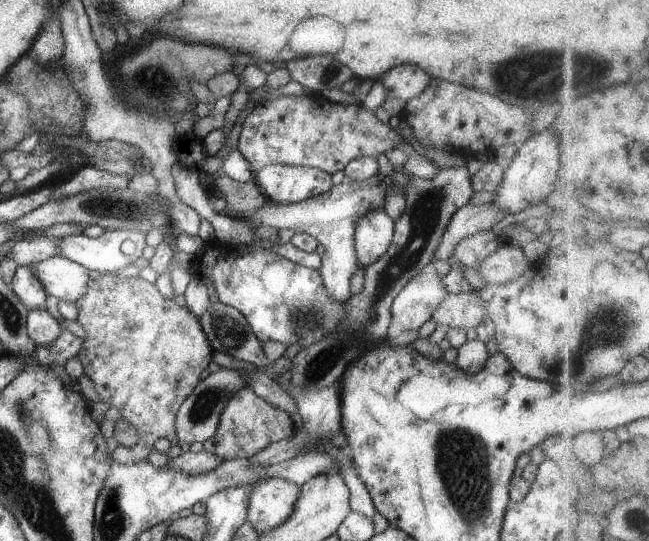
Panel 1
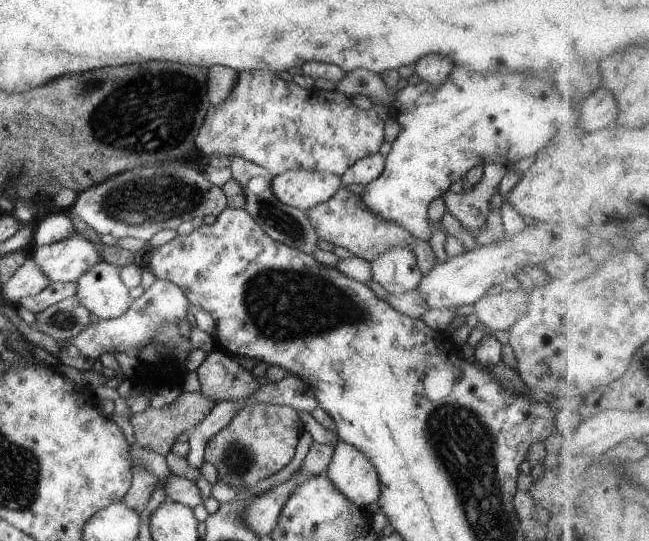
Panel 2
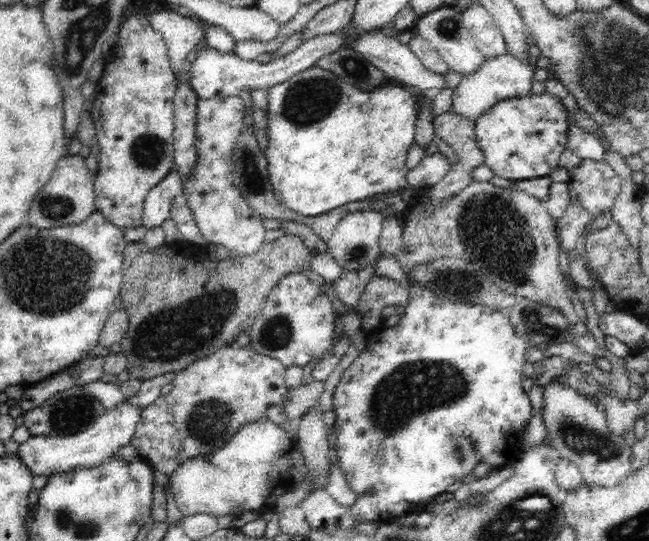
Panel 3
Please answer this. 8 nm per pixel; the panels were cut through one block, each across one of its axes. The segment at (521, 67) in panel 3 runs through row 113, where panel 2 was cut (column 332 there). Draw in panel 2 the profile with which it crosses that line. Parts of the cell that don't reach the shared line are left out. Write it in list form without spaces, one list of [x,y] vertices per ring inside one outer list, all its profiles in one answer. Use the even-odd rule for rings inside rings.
[[[338,441],[325,475],[354,506],[366,510],[380,498],[380,478],[375,466],[352,444]]]

